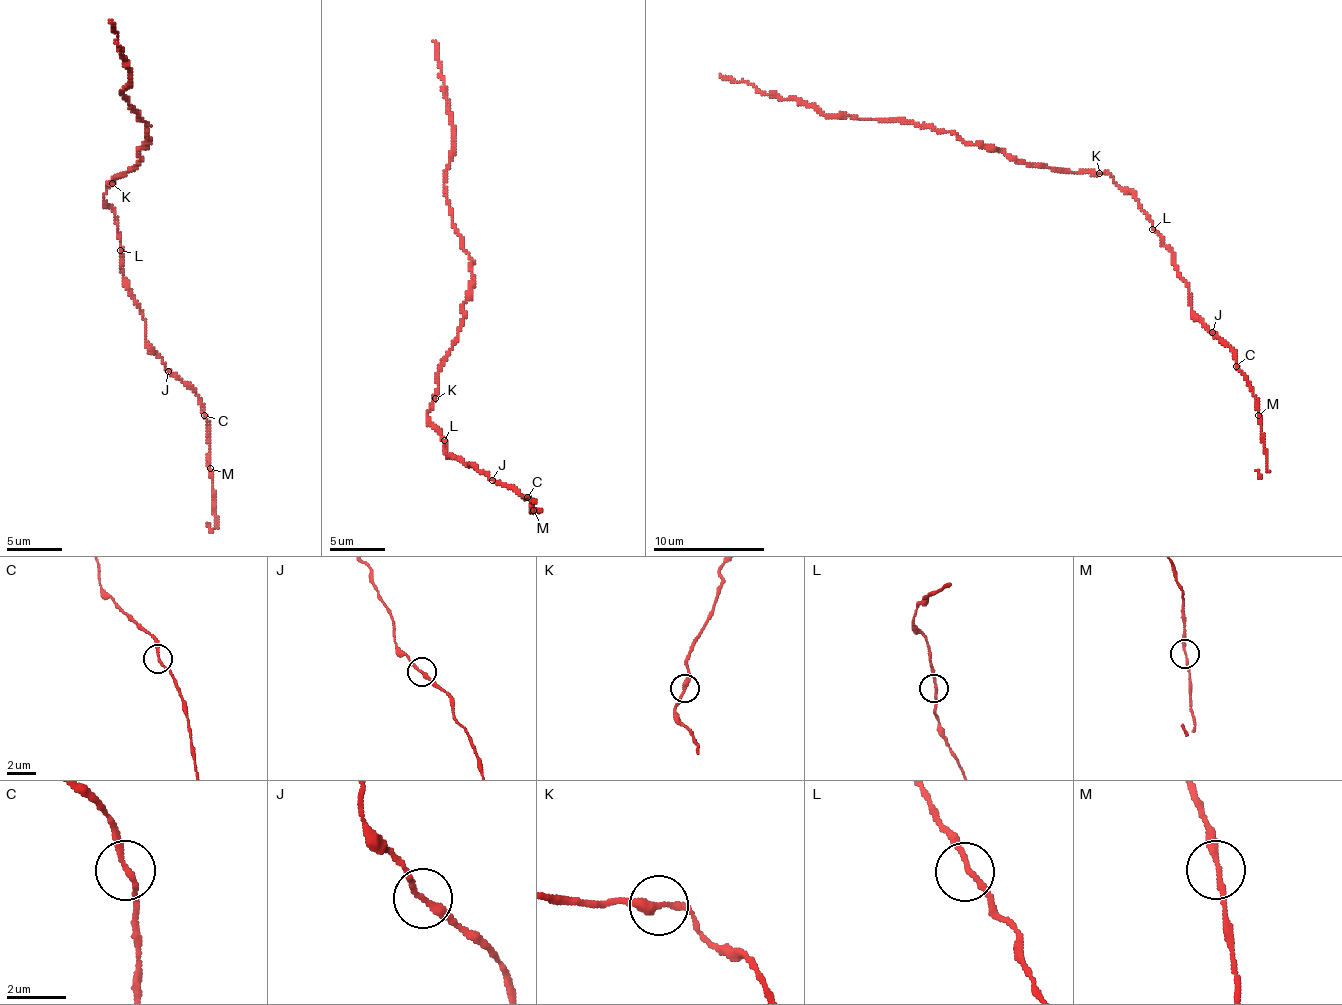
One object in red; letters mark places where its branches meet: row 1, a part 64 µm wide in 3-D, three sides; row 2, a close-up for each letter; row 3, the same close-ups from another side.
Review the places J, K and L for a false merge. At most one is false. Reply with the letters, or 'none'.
none

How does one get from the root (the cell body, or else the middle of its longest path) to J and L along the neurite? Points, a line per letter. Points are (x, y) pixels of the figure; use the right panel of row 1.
J: (1099, 173), (1108, 173), (1138, 202), (1161, 243), (1172, 253), (1175, 269), (1189, 286), (1191, 312), (1211, 331)
L: (1099, 173), (1108, 173), (1133, 194), (1138, 208), (1152, 224), (1152, 229)

